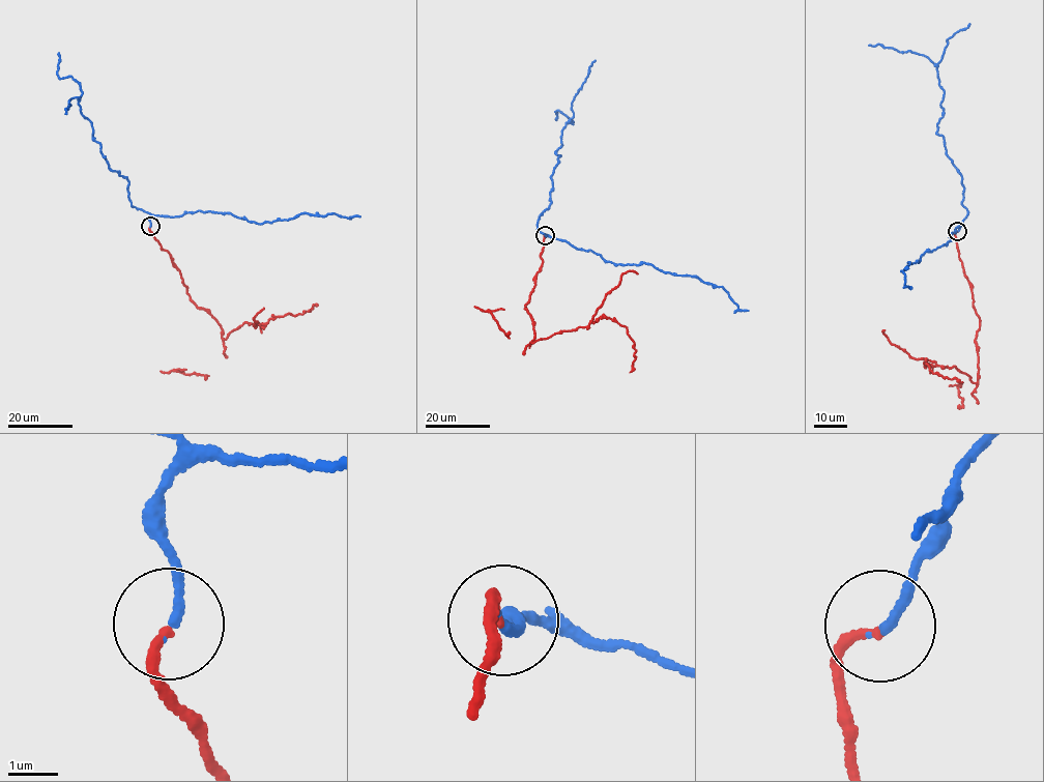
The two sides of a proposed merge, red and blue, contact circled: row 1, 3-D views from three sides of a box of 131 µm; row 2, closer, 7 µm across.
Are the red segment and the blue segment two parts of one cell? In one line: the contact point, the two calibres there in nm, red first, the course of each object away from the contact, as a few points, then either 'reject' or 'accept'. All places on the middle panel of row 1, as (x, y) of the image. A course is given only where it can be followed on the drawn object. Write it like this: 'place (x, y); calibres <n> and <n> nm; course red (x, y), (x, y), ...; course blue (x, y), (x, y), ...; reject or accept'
place (545, 235); calibres 190 and 180 nm; course red (545, 235), (542, 264), (524, 305), (534, 336), (530, 343), (604, 316), (625, 326), (634, 342), (630, 372); course blue (545, 235), (537, 225), (549, 207), (551, 176), (560, 155), (556, 150), (573, 117), (574, 96), (596, 60); accept

